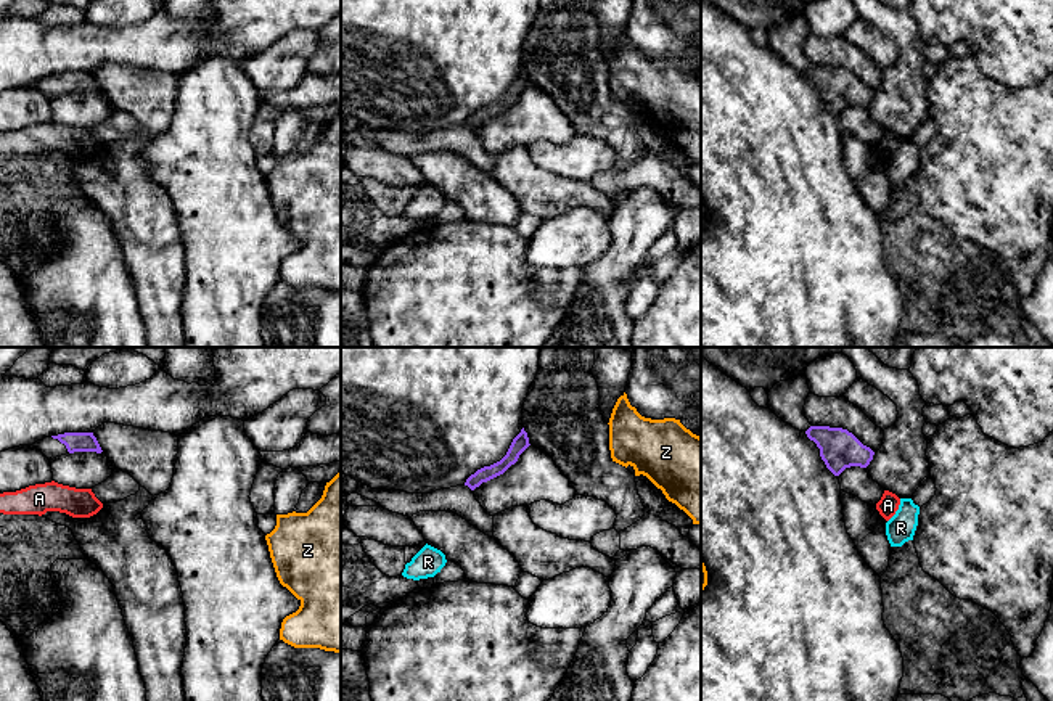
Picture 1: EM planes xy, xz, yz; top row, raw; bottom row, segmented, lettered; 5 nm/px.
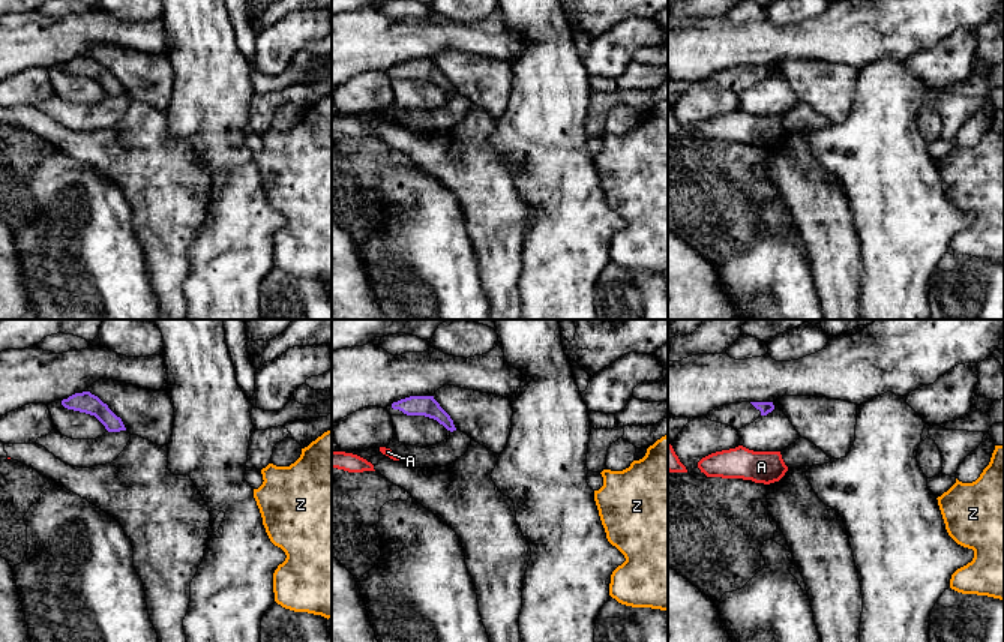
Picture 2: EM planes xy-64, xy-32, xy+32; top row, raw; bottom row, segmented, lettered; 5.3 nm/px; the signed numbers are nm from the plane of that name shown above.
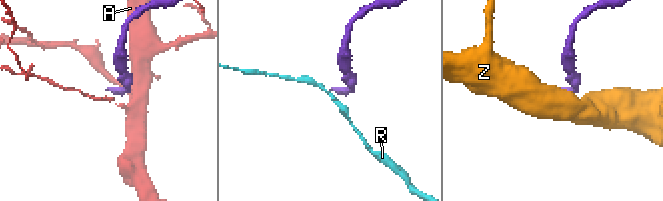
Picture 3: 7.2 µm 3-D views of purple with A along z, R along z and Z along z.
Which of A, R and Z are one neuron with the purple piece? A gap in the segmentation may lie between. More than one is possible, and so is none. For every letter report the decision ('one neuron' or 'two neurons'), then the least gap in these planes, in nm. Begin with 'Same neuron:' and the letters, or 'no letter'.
Same neuron: no letter
A: two neurons; 150 nm apart
R: two neurons; 240 nm apart
Z: two neurons; 400 nm apart

